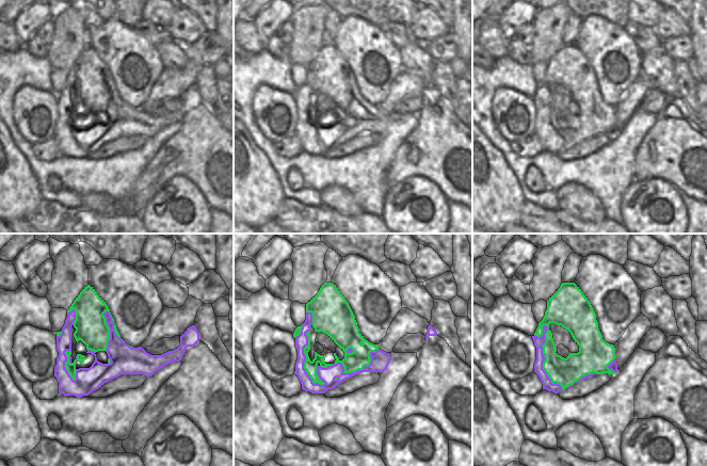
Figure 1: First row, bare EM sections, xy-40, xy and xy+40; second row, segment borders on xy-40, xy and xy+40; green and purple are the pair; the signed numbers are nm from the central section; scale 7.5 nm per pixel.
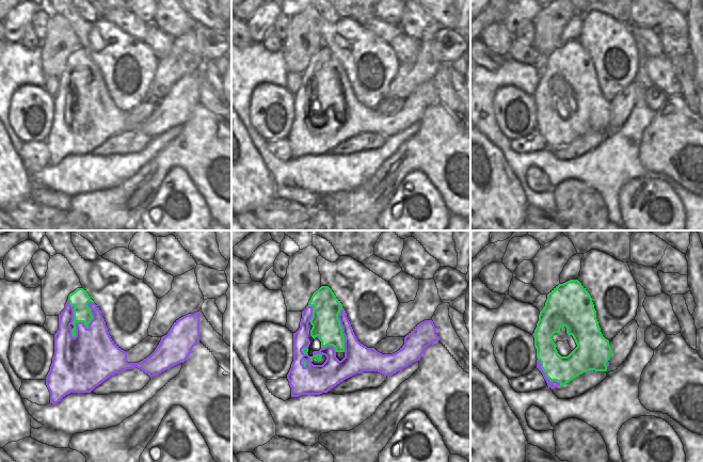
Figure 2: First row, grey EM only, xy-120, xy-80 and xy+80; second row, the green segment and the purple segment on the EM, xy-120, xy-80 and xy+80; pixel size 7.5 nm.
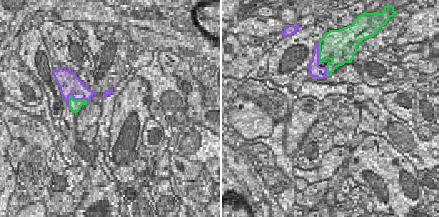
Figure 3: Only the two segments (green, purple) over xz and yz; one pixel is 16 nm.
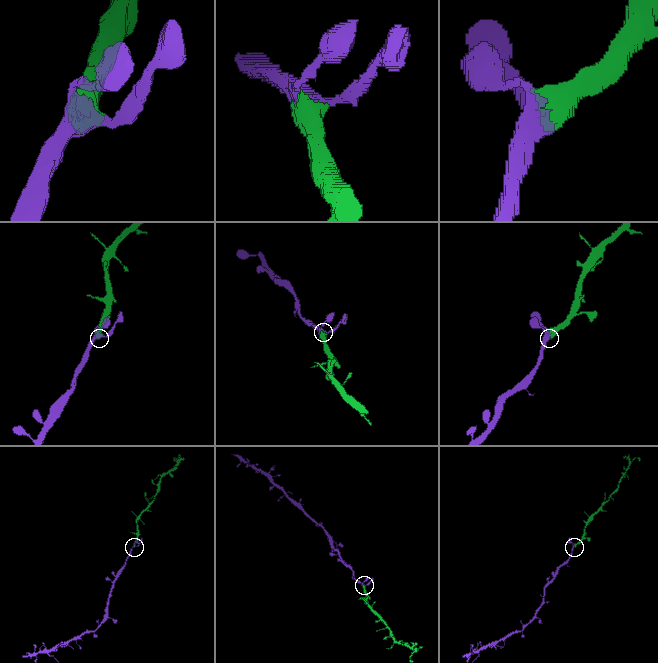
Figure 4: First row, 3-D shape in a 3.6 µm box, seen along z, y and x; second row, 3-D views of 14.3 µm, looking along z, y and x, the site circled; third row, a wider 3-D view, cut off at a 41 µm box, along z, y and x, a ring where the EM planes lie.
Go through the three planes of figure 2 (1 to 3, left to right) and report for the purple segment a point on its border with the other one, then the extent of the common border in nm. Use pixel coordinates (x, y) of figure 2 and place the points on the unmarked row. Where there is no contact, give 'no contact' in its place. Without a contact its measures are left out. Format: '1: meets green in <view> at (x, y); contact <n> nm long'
1: meets green in xy-120 at (88, 86); contact 320 nm long
2: meets green in xy-80 at (341, 91); contact 340 nm long
3: meets green in xy+80 at (546, 137); contact 260 nm long

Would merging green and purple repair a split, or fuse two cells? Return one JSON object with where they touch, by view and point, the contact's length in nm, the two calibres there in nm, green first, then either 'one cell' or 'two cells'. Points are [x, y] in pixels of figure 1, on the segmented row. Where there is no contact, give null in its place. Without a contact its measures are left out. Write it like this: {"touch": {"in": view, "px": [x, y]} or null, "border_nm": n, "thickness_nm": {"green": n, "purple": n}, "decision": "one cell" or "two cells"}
{"touch": {"in": "xy+40", "px": [545, 359]}, "border_nm": 500, "thickness_nm": {"green": 200, "purple": 80}, "decision": "one cell"}

